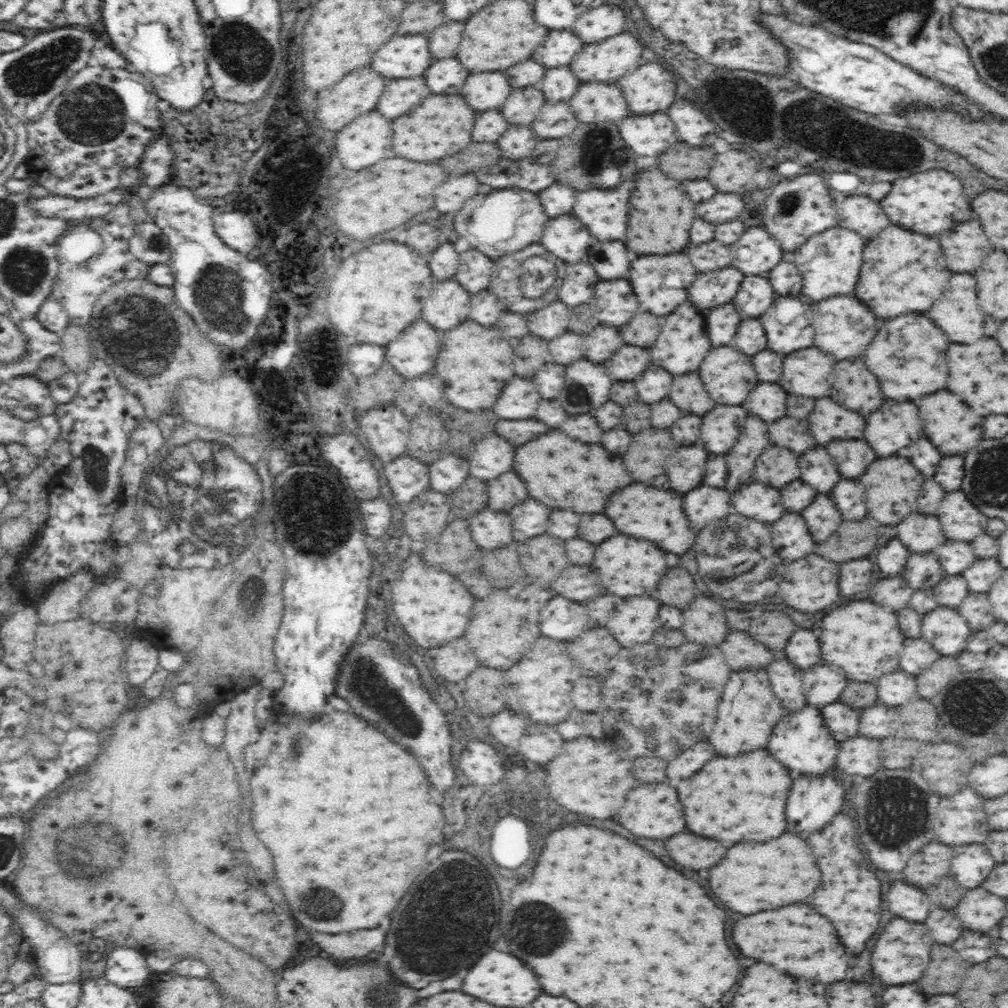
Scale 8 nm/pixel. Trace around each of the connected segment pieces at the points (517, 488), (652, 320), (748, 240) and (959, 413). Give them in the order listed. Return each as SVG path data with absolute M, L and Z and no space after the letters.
M508 472L490 480L488 490L490 490L488 506L494 510L510 510L514 504L528 498L524 482L516 472Z
M638 312L626 326L620 328L620 336L624 338L626 344L634 344L640 348L652 346L652 342L660 334L660 324L654 314L648 312Z
M748 228L748 230L742 234L742 238L740 238L736 244L730 246L730 250L732 250L732 256L734 256L732 264L734 264L738 270L742 270L744 274L766 274L768 270L772 270L772 268L782 260L782 250L780 250L780 246L776 244L774 237L770 236L770 234L768 234L766 230L762 230L762 228Z
M942 390L942 392L936 392L936 394L924 396L924 398L916 398L914 404L920 408L920 420L922 420L924 432L928 434L928 438L934 442L934 446L940 452L954 456L954 454L960 454L960 452L968 452L970 448L974 448L982 440L984 418L978 416L976 412L972 412L962 402L960 396Z

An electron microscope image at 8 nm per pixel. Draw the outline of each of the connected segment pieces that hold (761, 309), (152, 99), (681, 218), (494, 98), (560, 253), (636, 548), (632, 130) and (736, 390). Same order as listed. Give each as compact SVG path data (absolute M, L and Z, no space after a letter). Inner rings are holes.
M746 276L734 298L736 308L752 318L762 316L772 306L772 302L774 302L774 290L770 282L762 276Z
M101 65L94 68L88 66L72 76L64 92L52 100L36 122L26 123L28 132L32 134L32 152L34 152L30 158L26 158L30 176L34 181L41 182L48 194L92 198L93 195L98 196L102 192L121 187L120 172L128 166L137 167L144 148L158 138L162 120L154 88L150 86L150 82L146 88L144 82L138 82L132 76L134 74L122 68L108 70Z
M650 168L640 174L636 188L630 196L630 218L626 246L638 254L672 254L682 252L690 242L690 226L696 218L694 202L680 188L676 180L666 178L660 170Z
M502 72L472 74L462 88L462 96L470 104L470 108L478 112L500 108L510 96L510 92L510 82Z
M560 216L548 220L542 236L545 250L550 250L564 262L578 262L586 258L588 248L594 244L594 240L596 238L592 238L586 226L574 216Z
M624 534L612 536L596 546L596 556L592 562L602 586L618 596L640 596L646 590L654 590L658 580L666 572L666 554L658 550L652 542L628 538ZM624 590L624 592L622 592Z
M662 112L624 118L620 134L638 156L658 156L670 144L678 142L674 124Z
M720 346L708 352L698 368L712 400L722 404L742 405L756 384L752 356L740 354L730 346Z

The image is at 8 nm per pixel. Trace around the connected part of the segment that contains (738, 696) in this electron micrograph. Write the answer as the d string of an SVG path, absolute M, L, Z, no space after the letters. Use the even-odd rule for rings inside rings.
M732 672L730 680L726 682L724 694L720 696L720 702L718 702L718 718L716 718L716 728L710 734L710 742L724 756L736 756L738 752L752 752L758 748L766 748L772 728L782 718L782 714L784 714L784 708L776 700L764 672L756 672L756 674L754 672L738 672L738 674ZM756 718L760 718L760 722Z

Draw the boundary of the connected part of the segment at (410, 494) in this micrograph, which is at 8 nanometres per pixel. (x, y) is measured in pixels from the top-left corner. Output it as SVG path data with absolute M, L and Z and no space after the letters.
M402 456L384 466L384 474L392 488L394 498L404 504L416 498L422 490L428 490L428 466L414 458Z

